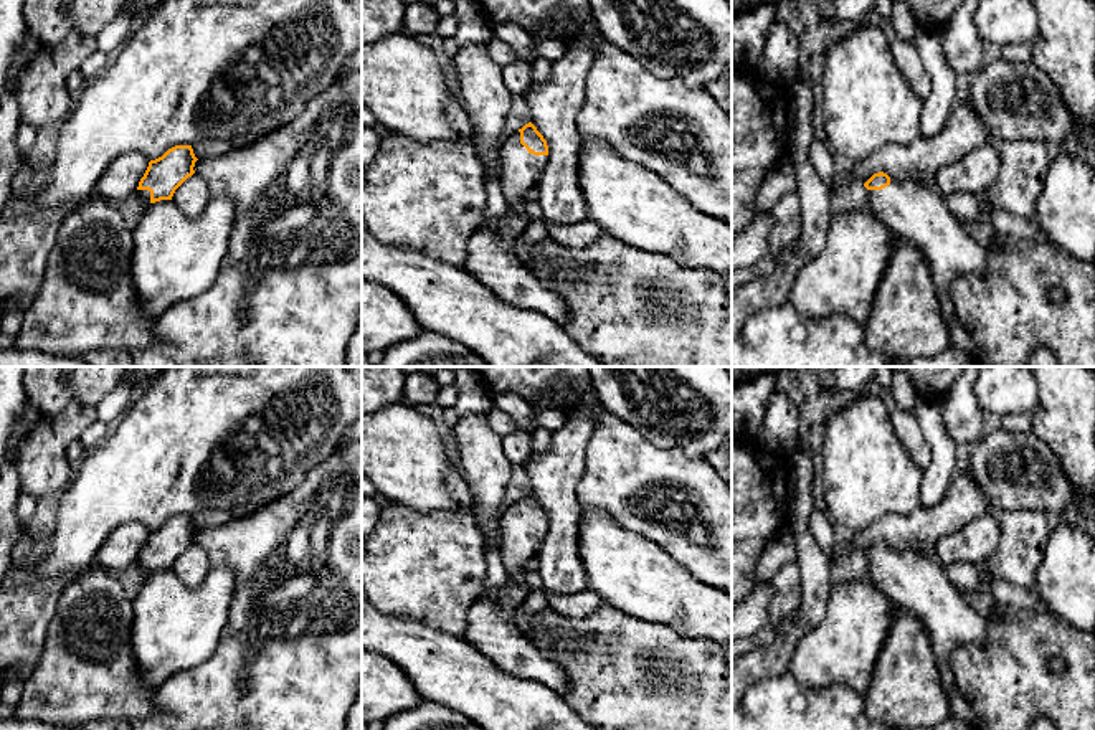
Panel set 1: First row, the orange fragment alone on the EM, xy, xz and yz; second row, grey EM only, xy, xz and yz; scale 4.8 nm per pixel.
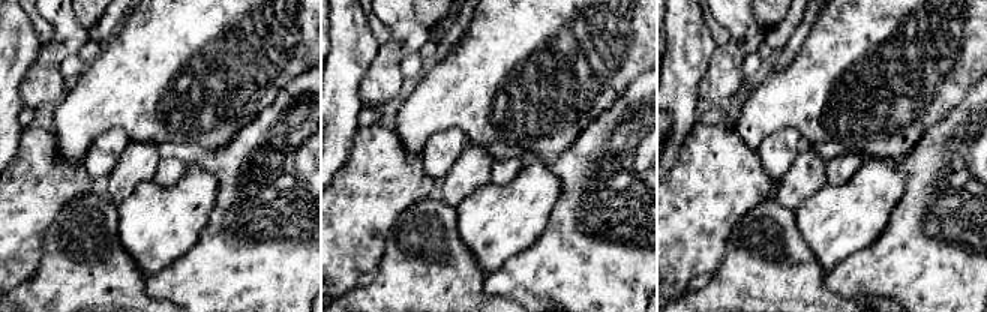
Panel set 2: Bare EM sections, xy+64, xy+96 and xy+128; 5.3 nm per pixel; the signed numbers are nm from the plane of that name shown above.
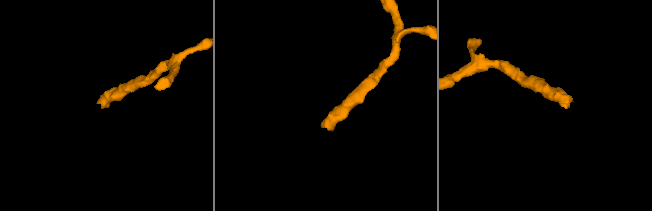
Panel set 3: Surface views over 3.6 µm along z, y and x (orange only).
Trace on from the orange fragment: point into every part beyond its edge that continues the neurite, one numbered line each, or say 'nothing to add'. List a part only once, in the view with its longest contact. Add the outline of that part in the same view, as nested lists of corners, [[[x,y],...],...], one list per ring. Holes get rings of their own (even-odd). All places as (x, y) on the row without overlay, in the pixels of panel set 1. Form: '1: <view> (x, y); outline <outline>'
1: xz (521, 540); outline [[[520,502],[505,507],[499,519],[500,555],[507,573],[519,580],[527,571],[527,562],[535,558],[547,533],[548,525],[533,525],[520,514]]]

